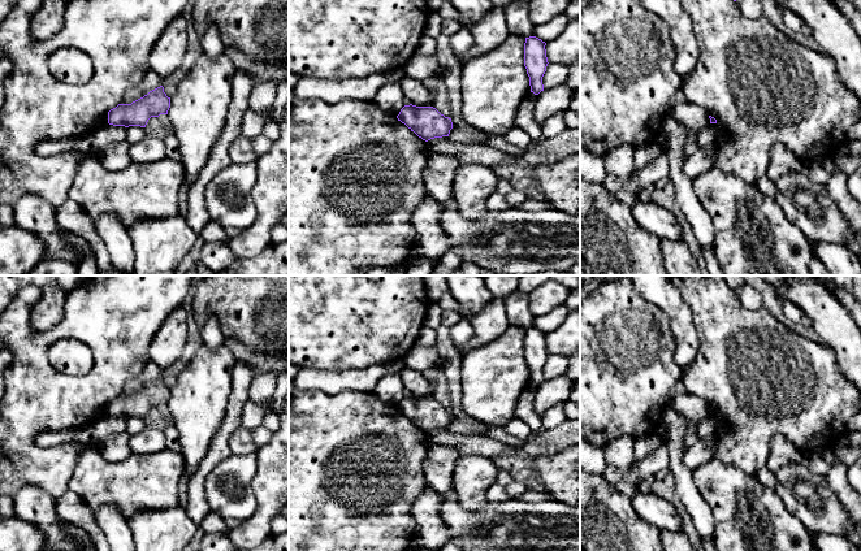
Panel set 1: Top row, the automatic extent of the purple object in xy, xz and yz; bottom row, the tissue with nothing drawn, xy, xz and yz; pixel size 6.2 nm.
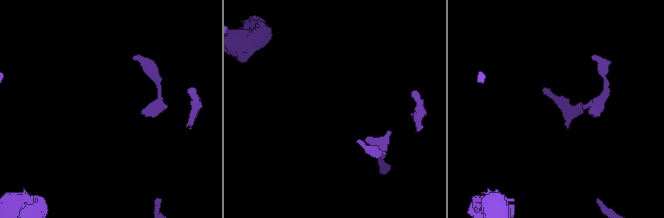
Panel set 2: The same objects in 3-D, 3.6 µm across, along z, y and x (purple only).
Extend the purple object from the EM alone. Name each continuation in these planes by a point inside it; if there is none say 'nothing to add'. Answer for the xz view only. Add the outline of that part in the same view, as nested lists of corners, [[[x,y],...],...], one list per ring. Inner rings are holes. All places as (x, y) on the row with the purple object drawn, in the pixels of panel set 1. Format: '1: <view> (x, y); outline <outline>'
nothing to add

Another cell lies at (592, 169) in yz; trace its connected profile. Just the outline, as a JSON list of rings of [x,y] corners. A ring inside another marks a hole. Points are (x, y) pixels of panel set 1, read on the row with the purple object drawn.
[[[580,148],[580,178],[594,185],[603,185],[606,177],[603,156],[596,156]]]

